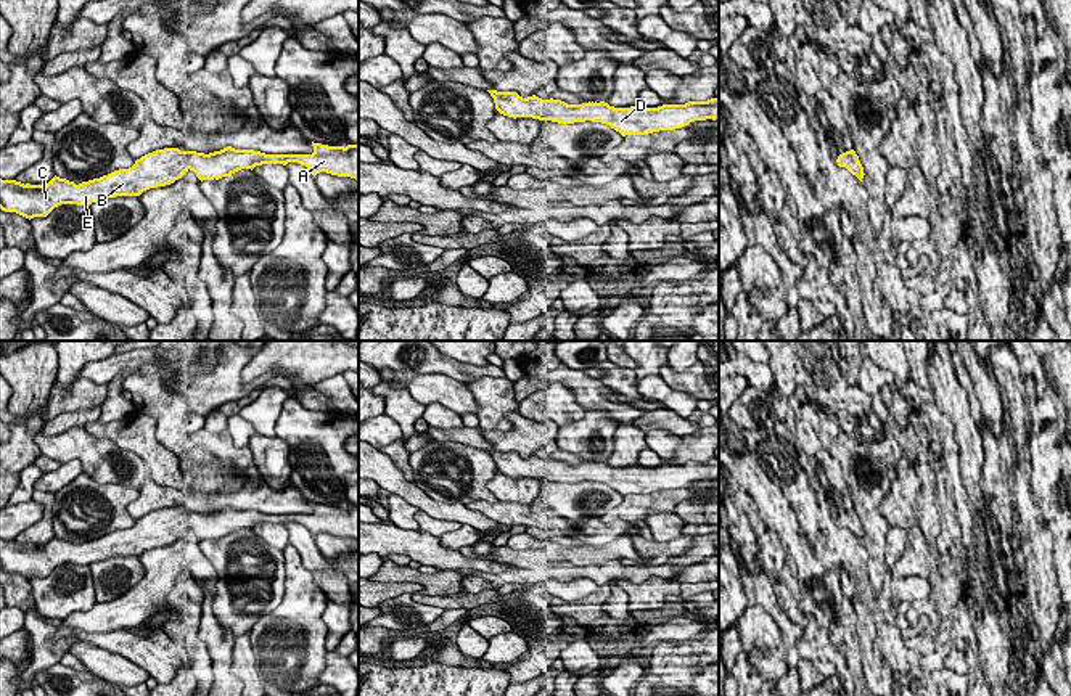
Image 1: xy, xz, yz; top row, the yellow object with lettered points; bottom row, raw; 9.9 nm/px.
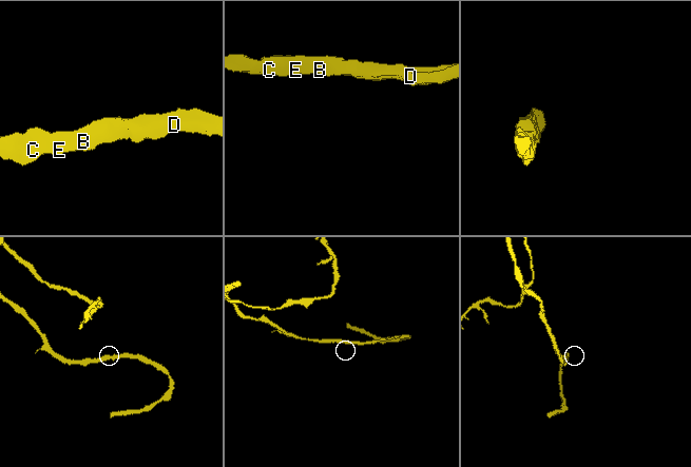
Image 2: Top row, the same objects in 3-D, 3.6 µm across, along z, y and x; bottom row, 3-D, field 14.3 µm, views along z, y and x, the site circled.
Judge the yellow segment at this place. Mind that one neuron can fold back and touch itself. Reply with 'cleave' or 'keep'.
cleave

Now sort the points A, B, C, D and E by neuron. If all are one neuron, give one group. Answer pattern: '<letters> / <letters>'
A D / B C E

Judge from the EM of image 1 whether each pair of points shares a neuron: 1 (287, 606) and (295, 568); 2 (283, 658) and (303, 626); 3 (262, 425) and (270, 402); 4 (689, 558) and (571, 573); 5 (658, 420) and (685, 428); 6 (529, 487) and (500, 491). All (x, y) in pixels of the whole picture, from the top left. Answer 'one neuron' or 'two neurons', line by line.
1: one neuron
2: one neuron
3: one neuron
4: one neuron
5: one neuron
6: one neuron

